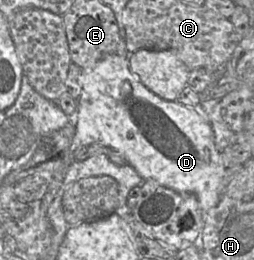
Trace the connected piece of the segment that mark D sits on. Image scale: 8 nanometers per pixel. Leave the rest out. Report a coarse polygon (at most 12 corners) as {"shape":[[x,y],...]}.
{"shape":[[128,58],[83,69],[76,148],[120,152],[143,180],[223,194],[200,106],[155,94]]}

